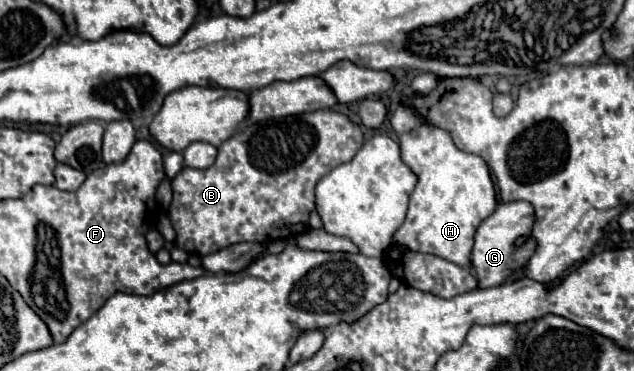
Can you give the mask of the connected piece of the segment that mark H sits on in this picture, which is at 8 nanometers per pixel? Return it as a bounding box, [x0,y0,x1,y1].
[394,123,496,267]

